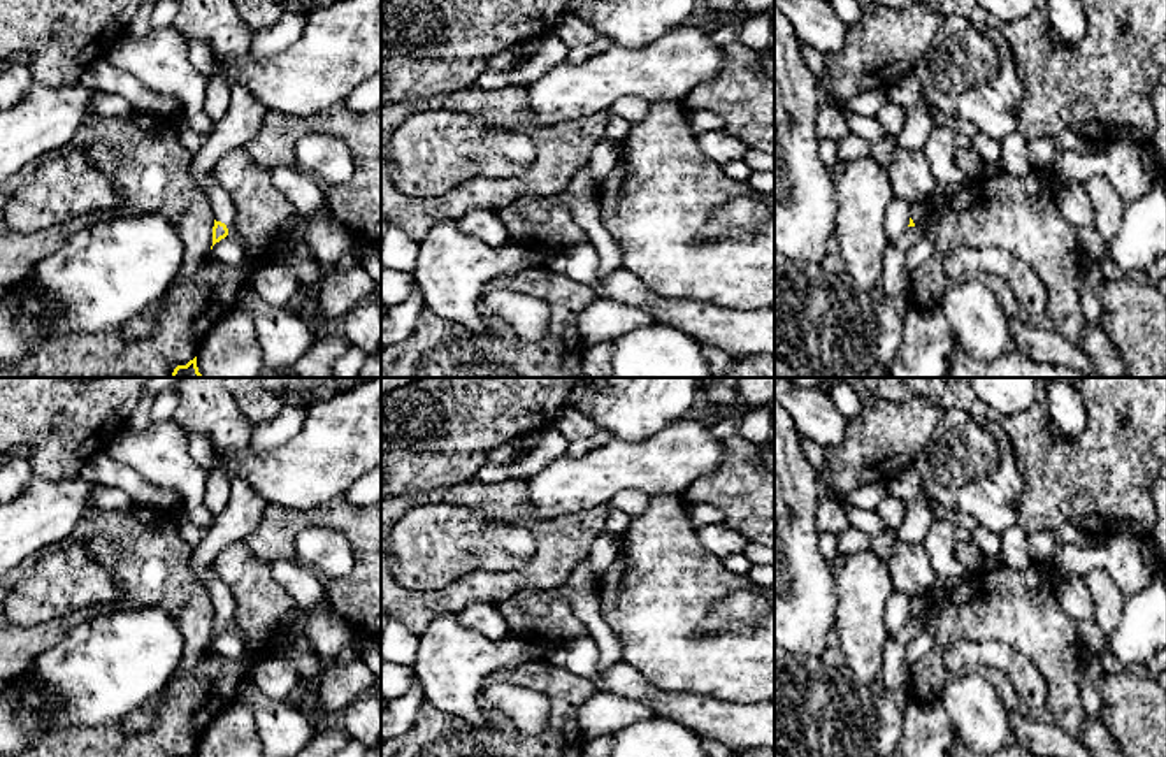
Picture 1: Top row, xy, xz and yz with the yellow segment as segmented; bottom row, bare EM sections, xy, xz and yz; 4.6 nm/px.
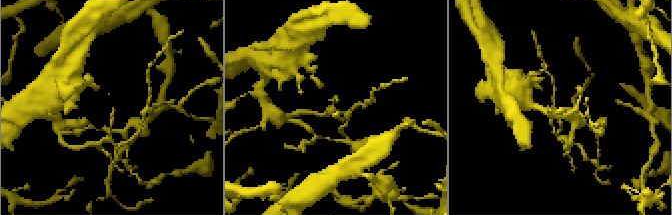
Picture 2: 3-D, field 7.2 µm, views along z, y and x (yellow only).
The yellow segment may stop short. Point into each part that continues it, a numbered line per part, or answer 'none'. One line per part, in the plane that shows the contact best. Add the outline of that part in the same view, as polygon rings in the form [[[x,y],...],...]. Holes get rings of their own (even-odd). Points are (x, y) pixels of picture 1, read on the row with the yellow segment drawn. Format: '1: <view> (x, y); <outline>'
1: xy (243, 122); [[[230,84],[230,109],[223,119],[214,123],[212,133],[197,151],[191,162],[191,176],[197,186],[207,195],[214,220],[235,227],[237,209],[230,195],[221,188],[211,172],[218,162],[237,148],[246,148],[260,132],[267,109],[242,84]]]

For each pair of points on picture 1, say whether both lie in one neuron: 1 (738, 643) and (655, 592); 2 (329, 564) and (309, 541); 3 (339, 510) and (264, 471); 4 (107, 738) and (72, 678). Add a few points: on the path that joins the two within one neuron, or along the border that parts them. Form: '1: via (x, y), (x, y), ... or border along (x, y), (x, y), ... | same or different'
1: via (713, 645), (689, 645), (661, 617) | same
2: via (327, 559), (315, 547) | same
3: border along (343, 496), (311, 508), (285, 508) | different
4: border along (116, 720), (95, 726), (58, 726) | different

